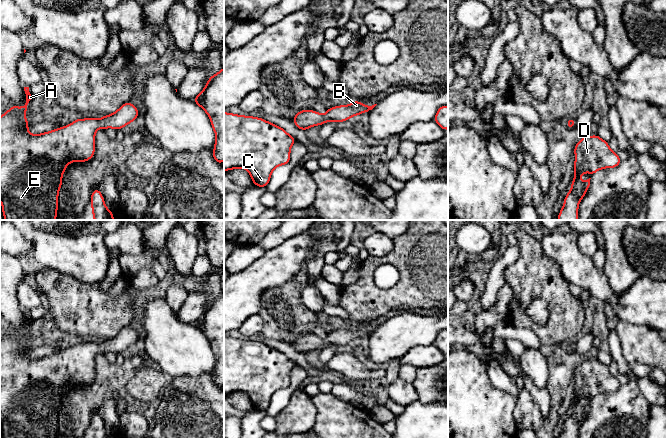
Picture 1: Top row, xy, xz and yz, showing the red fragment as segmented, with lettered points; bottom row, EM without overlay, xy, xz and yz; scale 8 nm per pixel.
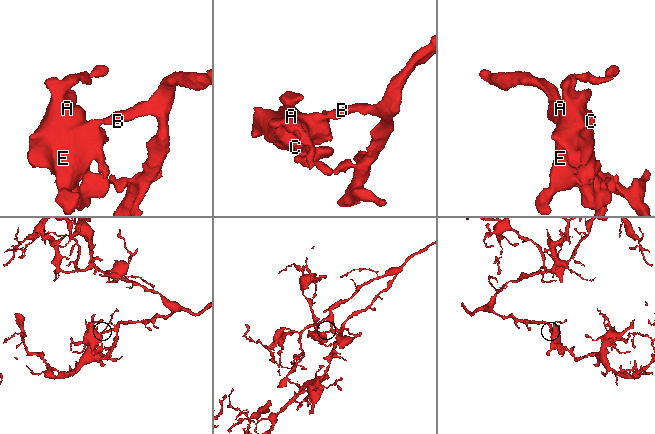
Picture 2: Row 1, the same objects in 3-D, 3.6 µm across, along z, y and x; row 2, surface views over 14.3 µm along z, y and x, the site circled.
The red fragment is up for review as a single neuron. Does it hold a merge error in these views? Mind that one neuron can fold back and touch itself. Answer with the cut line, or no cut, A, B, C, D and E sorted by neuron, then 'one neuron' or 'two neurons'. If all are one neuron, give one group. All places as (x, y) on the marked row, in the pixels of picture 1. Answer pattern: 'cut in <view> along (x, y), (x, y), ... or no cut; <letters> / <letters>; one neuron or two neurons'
no cut; A B C D E; one neuron

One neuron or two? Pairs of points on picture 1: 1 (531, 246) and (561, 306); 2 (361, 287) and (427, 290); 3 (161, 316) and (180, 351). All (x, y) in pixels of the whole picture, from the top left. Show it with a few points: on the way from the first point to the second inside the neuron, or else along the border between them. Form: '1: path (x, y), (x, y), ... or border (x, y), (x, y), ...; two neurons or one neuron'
1: path (532, 261), (533, 269), (555, 291); one neuron
2: path (377, 295), (405, 295), (411, 292); one neuron
3: path (161, 325), (164, 335), (171, 342); one neuron

